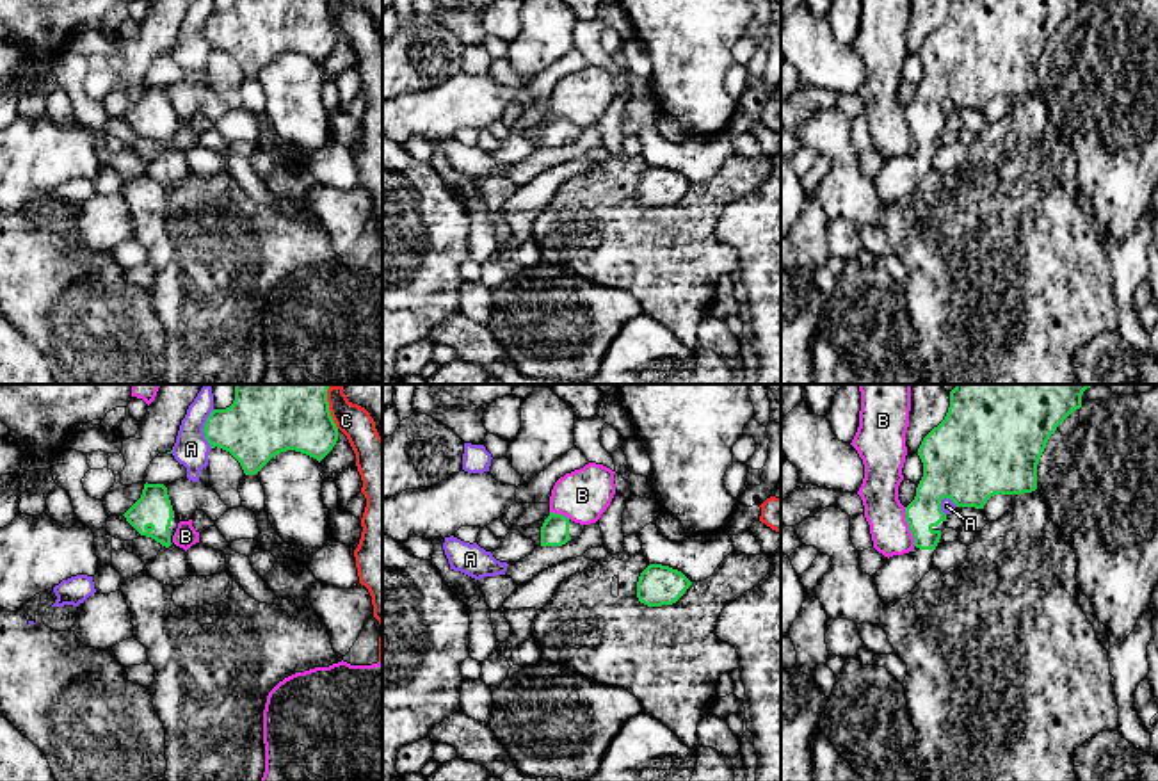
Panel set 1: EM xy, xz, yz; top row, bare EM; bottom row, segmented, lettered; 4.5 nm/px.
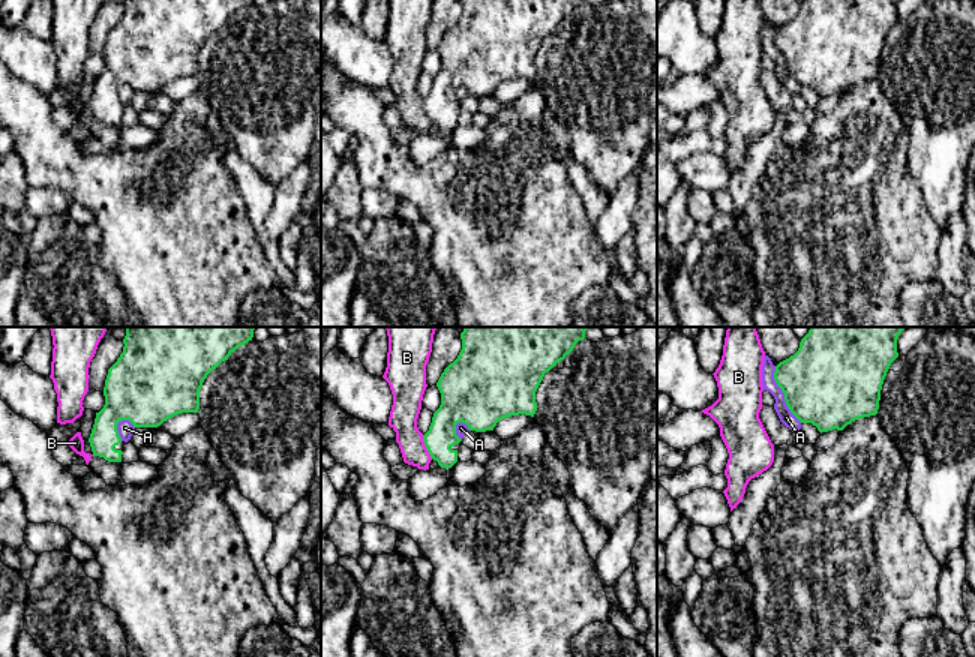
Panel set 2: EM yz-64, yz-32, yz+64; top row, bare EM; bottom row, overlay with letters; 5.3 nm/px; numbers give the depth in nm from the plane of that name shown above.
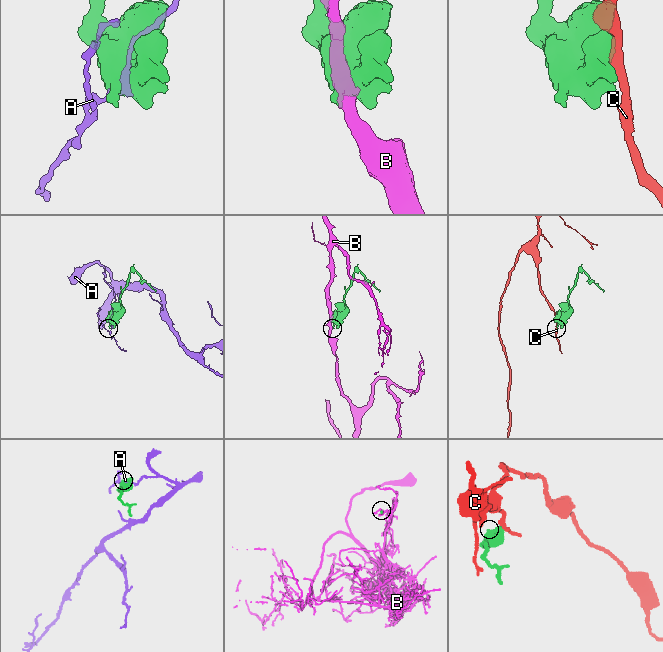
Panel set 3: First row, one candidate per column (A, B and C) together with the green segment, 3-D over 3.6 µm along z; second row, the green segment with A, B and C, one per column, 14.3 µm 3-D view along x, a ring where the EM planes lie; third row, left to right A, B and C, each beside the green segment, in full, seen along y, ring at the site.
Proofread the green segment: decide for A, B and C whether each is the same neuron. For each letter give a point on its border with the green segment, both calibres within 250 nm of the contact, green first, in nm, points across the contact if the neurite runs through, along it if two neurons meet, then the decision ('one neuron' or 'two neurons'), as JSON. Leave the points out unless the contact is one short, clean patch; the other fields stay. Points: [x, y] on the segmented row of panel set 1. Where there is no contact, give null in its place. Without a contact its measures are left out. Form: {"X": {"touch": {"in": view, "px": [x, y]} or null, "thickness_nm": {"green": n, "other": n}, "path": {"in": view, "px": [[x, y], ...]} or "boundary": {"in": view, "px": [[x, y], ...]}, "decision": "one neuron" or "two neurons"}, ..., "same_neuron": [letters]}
{"A": {"touch": {"in": "xy", "px": [203, 429]}, "thickness_nm": {"green": 300, "other": 160}, "decision": "two neurons"}, "B": {"touch": {"in": "yz", "px": [909, 527]}, "thickness_nm": {"green": 160, "other": 180}, "boundary": {"in": "yz", "px": [[904, 507], [904, 518], [915, 545]]}, "decision": "two neurons"}, "C": {"touch": {"in": "xy", "px": [328, 406]}, "thickness_nm": {"green": 420, "other": 150}, "decision": "two neurons"}, "same_neuron": []}

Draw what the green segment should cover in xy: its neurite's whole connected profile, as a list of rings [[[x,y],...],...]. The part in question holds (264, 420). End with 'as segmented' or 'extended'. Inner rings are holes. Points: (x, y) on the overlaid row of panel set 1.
[[[235,384],[235,400],[205,423],[212,448],[229,452],[245,475],[274,455],[295,450],[318,463],[338,441],[327,390],[331,384]]] | as segmented

